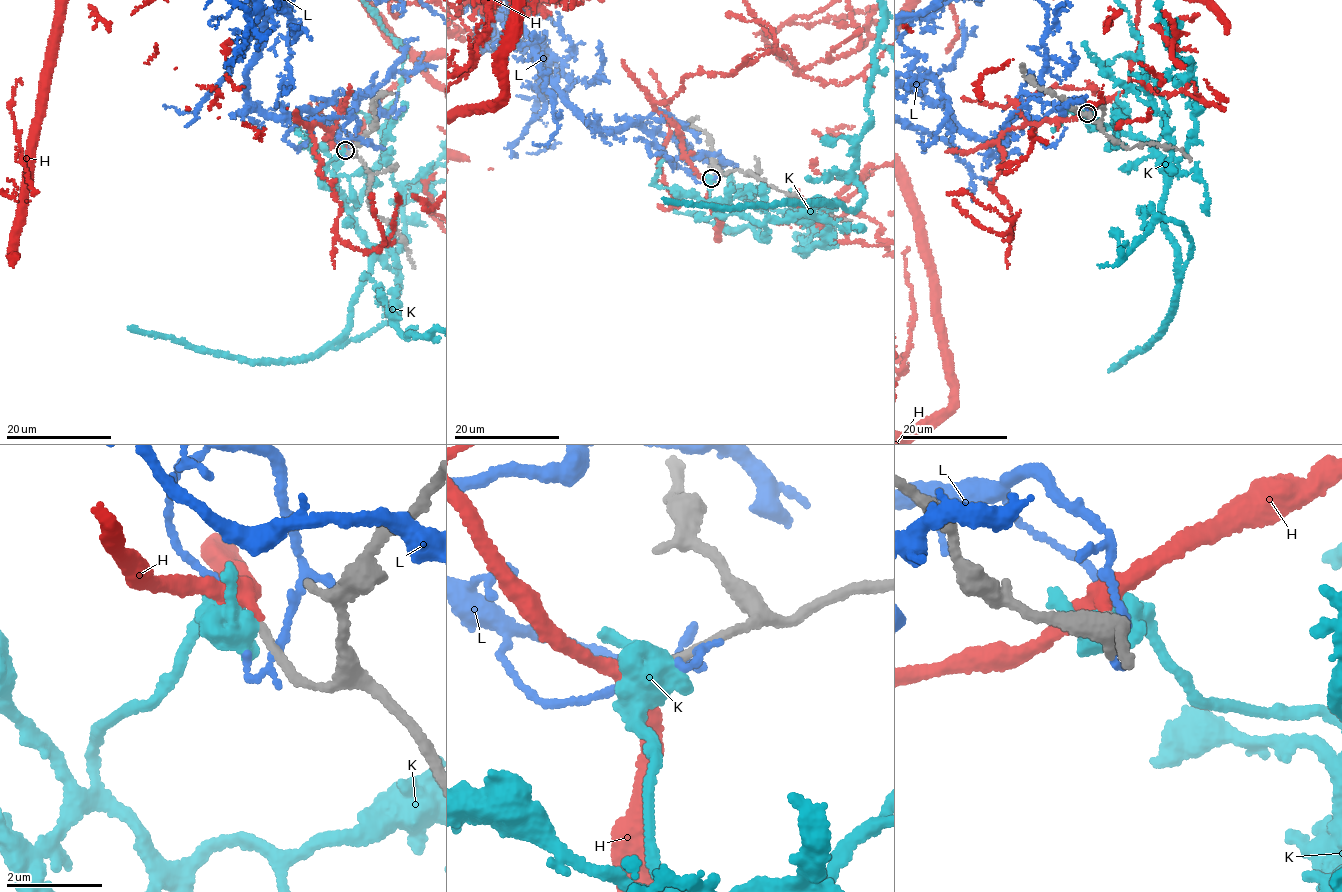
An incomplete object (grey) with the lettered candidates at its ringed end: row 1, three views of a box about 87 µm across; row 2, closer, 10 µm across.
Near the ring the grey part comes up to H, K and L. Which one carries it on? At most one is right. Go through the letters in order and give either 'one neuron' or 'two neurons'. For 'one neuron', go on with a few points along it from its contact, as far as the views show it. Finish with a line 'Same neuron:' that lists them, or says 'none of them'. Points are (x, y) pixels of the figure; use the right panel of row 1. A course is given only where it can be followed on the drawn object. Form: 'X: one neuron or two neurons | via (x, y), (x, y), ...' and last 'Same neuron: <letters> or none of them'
H: one neuron
K: two neurons
L: two neurons
Same neuron: H

